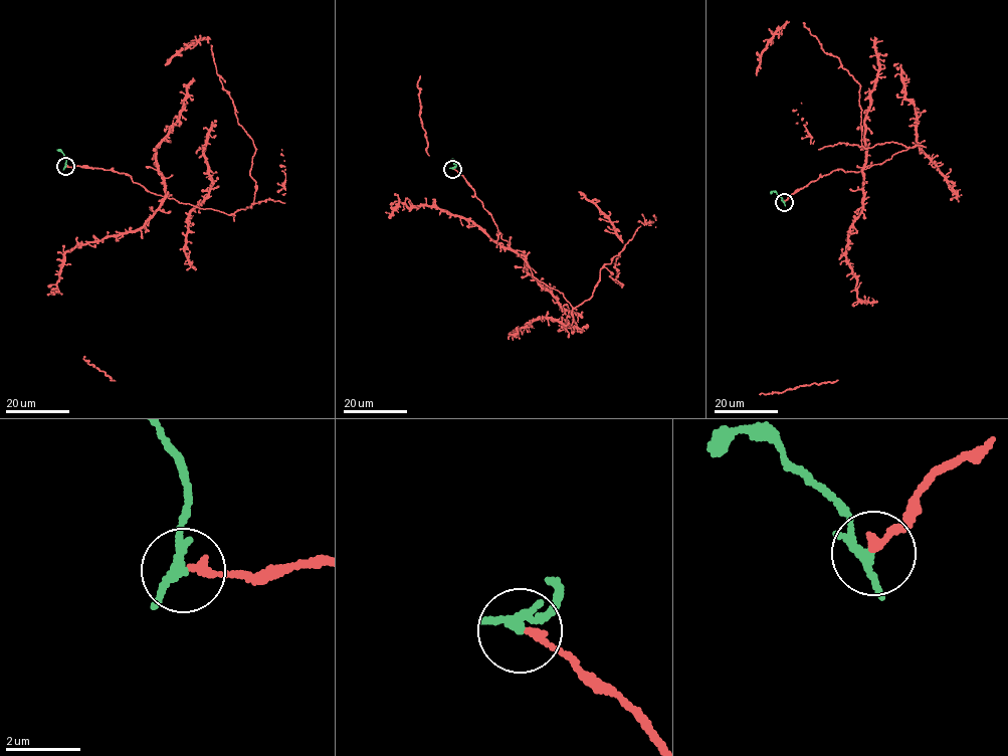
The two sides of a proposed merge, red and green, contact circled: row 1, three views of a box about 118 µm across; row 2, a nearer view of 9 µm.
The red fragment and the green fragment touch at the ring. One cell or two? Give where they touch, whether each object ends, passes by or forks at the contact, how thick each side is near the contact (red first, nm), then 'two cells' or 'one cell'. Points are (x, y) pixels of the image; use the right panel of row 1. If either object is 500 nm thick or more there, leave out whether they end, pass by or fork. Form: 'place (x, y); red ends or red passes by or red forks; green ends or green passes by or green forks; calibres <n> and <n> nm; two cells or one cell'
place (784, 202); red ends; green passes by; calibres 200 and 220 nm; two cells

